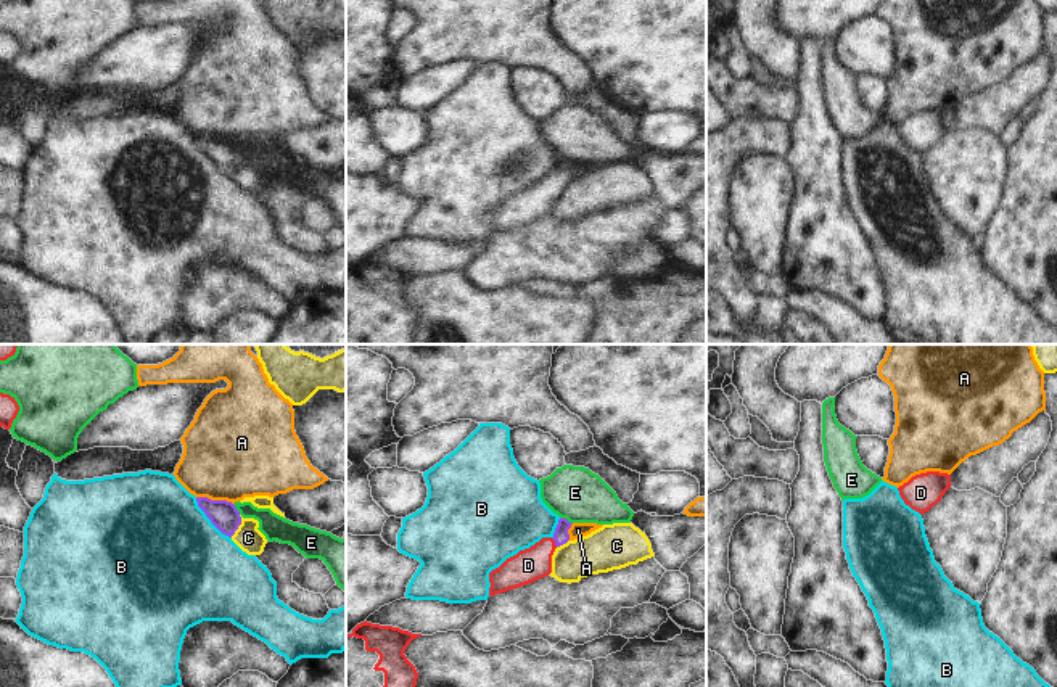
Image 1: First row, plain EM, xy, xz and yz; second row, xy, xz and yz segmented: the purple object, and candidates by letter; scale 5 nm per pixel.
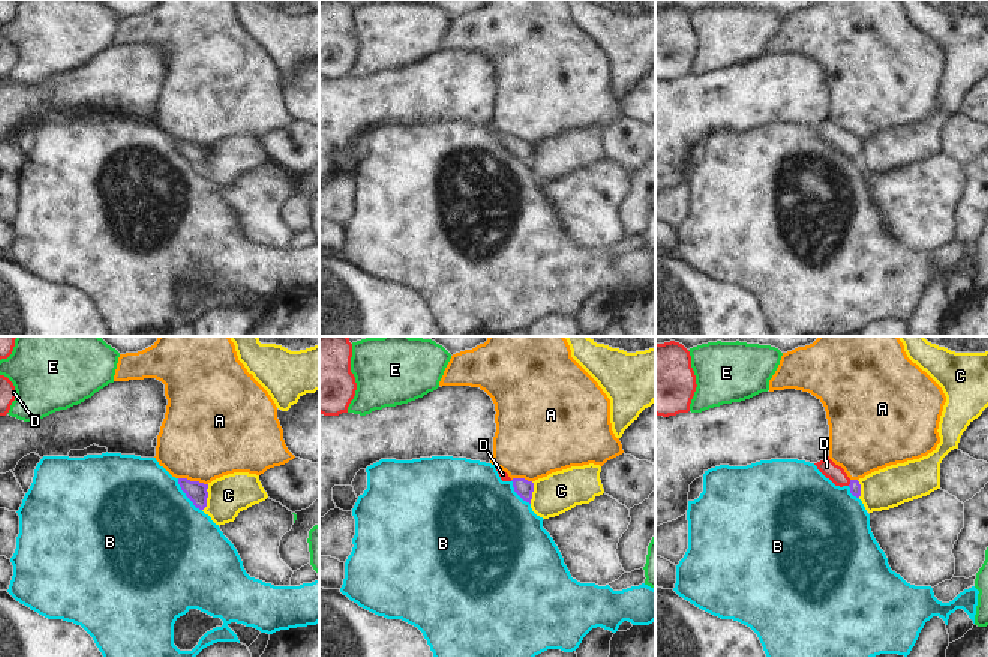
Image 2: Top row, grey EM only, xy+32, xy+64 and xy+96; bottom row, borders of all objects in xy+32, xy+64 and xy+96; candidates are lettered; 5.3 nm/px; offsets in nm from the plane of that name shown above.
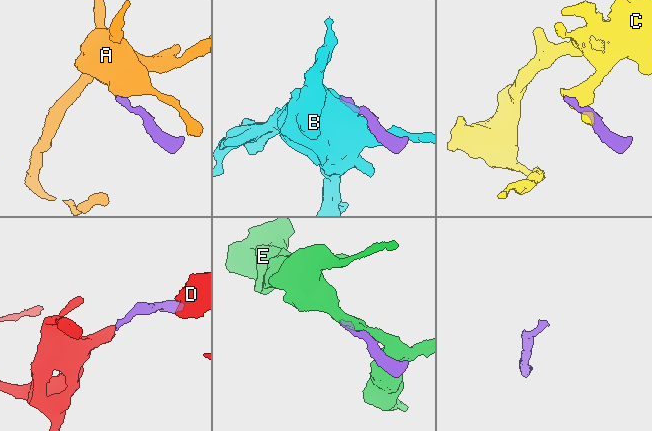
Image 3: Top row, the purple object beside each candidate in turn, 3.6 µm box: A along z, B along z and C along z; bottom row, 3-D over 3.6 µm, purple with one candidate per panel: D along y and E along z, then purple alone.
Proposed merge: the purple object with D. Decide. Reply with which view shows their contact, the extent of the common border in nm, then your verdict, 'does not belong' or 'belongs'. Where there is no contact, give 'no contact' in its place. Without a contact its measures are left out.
meets purple in xz; contact 60 nm long; belongs

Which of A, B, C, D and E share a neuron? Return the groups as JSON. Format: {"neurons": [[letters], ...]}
{"neurons": [["A"], ["B"], ["C"], ["D"], ["E"]]}

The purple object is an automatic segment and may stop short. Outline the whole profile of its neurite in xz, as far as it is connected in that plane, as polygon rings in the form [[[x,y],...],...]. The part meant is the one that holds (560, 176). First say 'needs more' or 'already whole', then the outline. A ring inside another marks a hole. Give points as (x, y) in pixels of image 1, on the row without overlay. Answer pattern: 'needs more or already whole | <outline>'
needs more | [[[560,158],[552,177],[542,177],[492,209],[489,212],[489,237],[549,216],[552,212],[552,195],[557,187],[570,180],[568,169],[571,164],[566,158]]]

